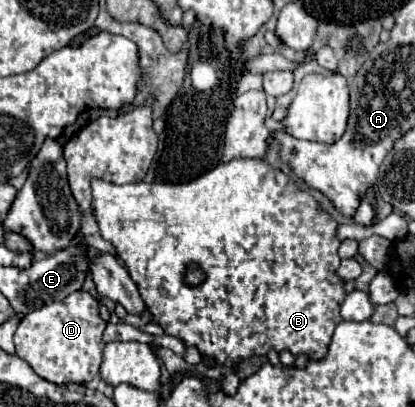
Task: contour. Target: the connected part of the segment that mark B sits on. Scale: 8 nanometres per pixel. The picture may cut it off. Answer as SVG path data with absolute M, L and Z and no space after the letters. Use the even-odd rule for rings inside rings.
M232 159L228 163L220 163L218 167L214 167L214 171L208 171L206 175L190 183L144 183L140 181L140 183L130 183L130 185L114 185L108 181L94 179L92 181L92 205L94 205L94 217L100 227L100 235L116 247L118 257L122 257L130 277L138 285L142 301L146 303L154 321L164 329L166 335L182 339L184 347L196 347L200 355L210 357L224 367L234 367L236 363L244 359L266 355L270 349L274 349L276 353L290 351L292 355L306 355L310 361L318 361L326 357L330 337L336 325L342 321L340 317L342 299L346 299L344 279L338 279L336 275L336 269L340 265L340 257L338 257L340 239L336 237L338 221L308 191L298 189L298 185L286 173L282 173L280 169L274 169L268 161ZM186 263L198 263L204 269L206 281L202 285L198 287L184 285L182 275L184 275Z

